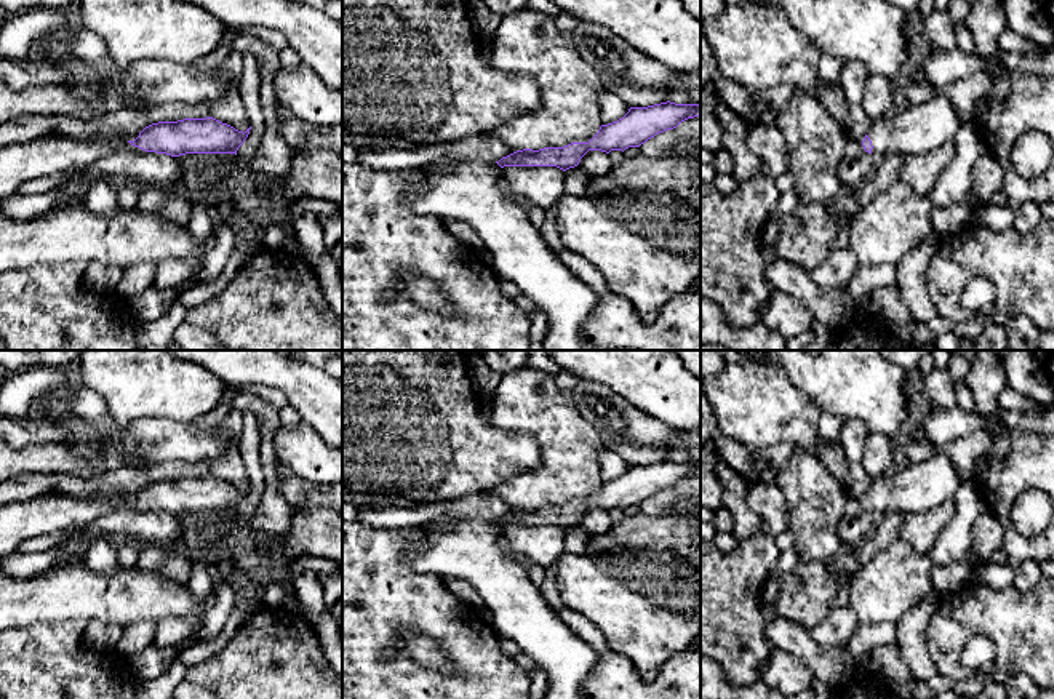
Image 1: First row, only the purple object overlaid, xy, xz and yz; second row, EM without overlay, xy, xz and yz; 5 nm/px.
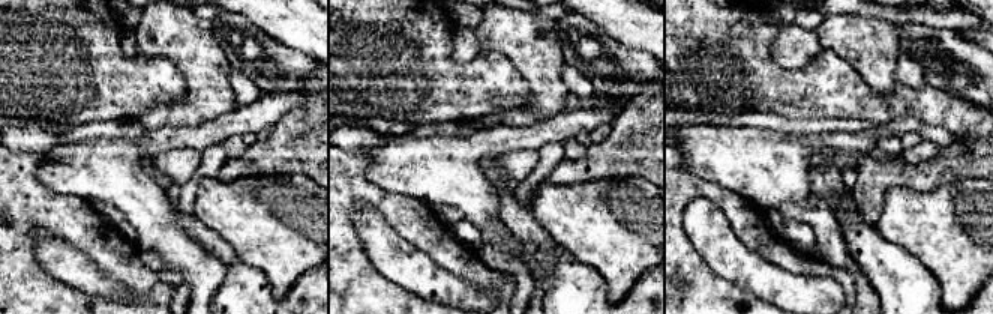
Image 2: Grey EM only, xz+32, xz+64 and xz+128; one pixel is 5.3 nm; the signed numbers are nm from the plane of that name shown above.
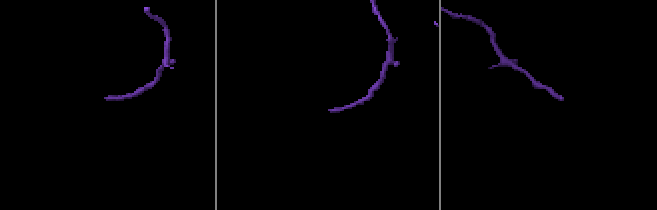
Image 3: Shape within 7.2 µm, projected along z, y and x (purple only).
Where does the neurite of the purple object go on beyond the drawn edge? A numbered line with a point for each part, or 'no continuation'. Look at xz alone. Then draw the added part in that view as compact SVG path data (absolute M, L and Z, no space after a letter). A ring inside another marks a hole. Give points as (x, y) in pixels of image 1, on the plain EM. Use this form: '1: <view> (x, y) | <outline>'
1: xz (472, 551) | M448 518L445 525L425 523L416 526L425 537L421 547L406 553L417 573L432 573L441 579L467 581L491 611L491 625L499 638L517 643L547 673L544 699L584 699L582 685L592 673L598 654L581 640L549 606L547 600L529 577L523 561L509 553L502 542L501 525L486 520Z

